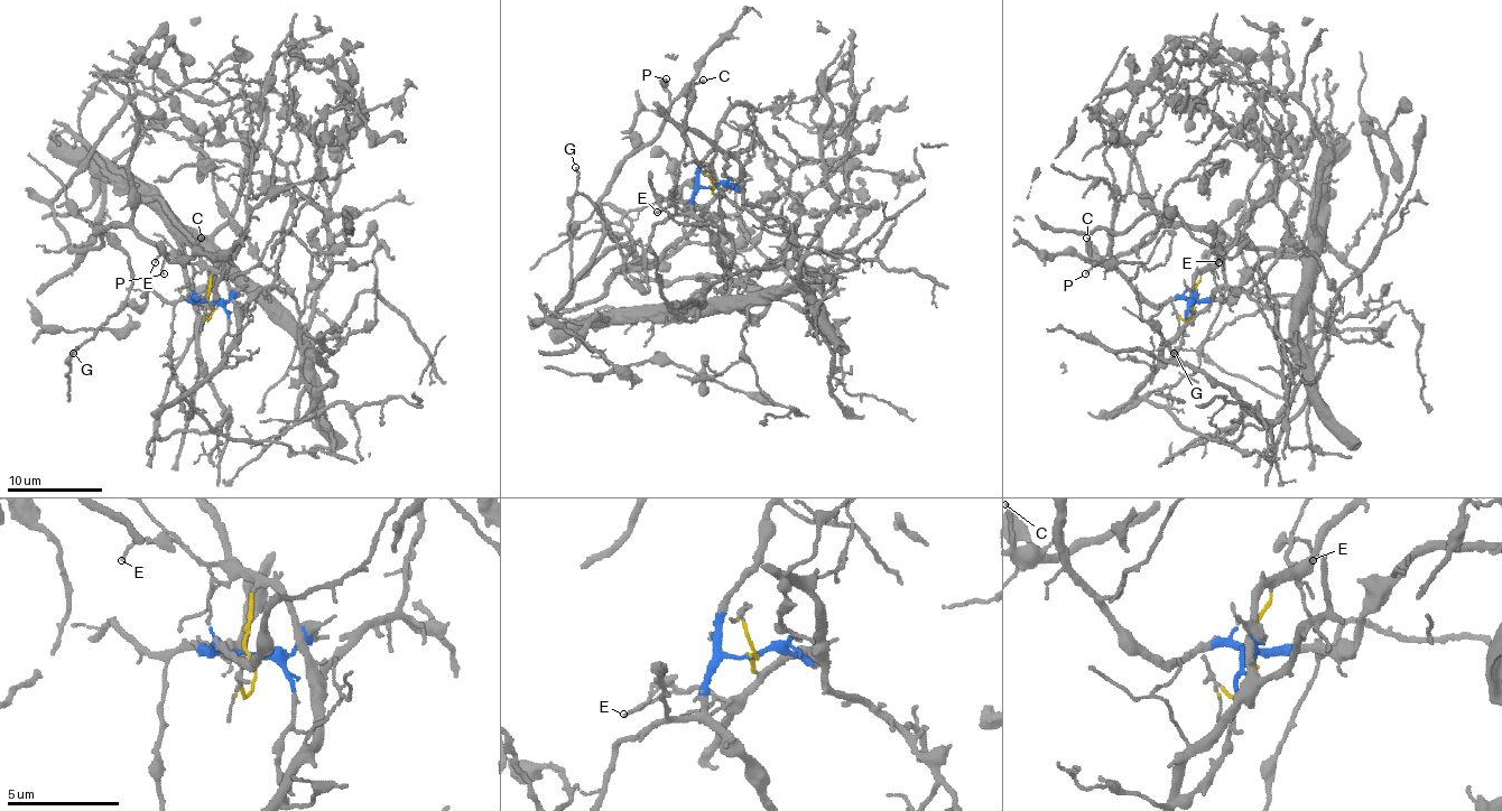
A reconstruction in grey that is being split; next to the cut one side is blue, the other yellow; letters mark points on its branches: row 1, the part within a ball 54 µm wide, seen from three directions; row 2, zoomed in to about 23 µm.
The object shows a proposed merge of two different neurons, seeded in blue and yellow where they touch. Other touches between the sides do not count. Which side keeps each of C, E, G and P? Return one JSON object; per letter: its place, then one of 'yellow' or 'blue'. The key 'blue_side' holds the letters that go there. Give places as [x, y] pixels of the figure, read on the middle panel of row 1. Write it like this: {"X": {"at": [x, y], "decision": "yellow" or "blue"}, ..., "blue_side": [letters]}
{"C": {"at": [703, 80], "decision": "blue"}, "E": {"at": [657, 212], "decision": "yellow"}, "G": {"at": [575, 167], "decision": "blue"}, "P": {"at": [666, 78], "decision": "blue"}, "blue_side": ["C", "G", "P"]}

